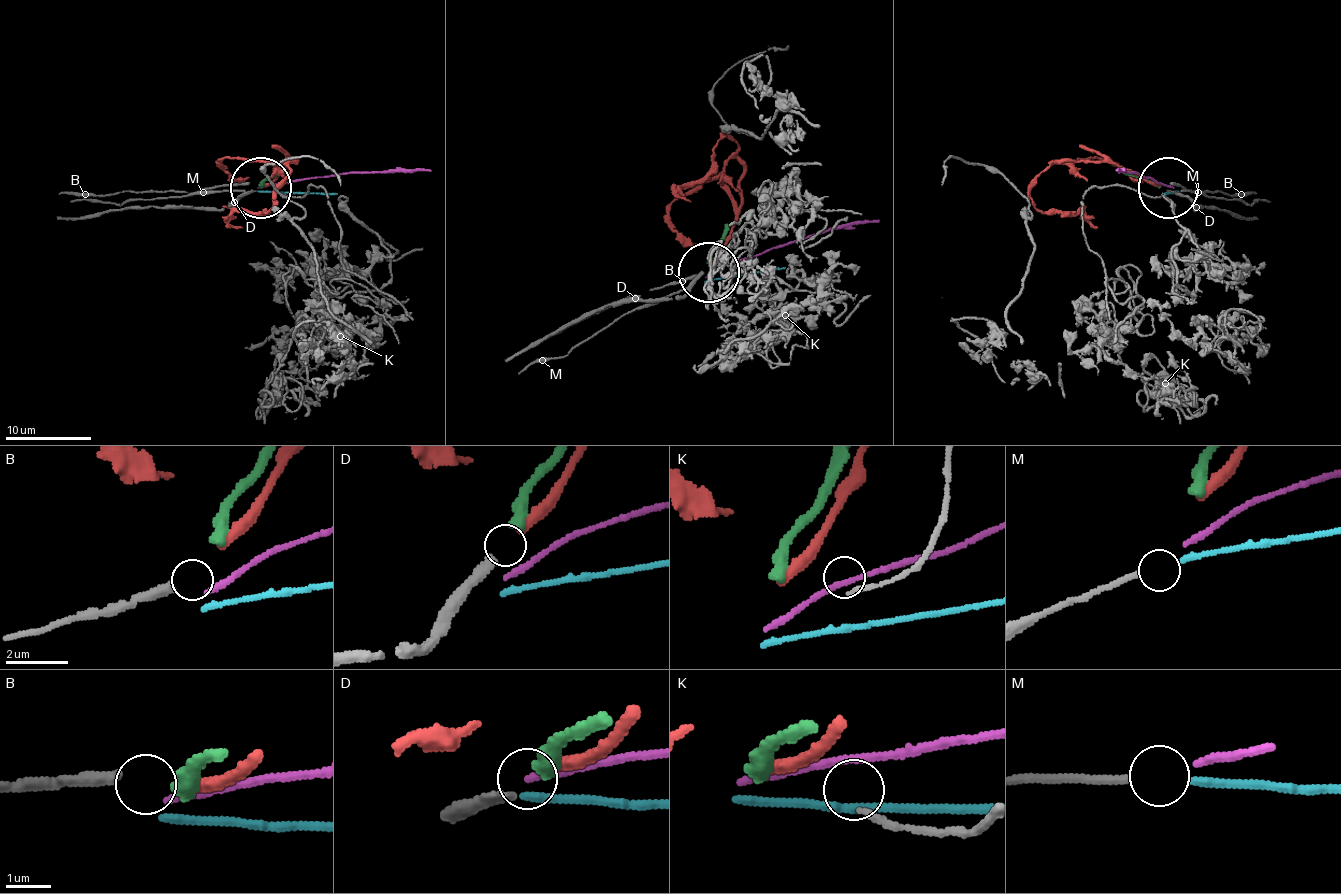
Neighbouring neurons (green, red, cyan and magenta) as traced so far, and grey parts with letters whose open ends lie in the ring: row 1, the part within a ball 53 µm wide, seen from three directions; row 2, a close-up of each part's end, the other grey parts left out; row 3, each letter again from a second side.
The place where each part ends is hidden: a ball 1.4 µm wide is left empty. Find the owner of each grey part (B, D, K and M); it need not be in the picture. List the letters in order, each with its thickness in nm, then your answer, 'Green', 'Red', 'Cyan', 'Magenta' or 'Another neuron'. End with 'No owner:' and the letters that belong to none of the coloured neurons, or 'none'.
B: Thickness 320 nm. Another neuron
D: Thickness 220 nm. Green
K: Thickness 150 nm. Another neuron
M: Thickness 180 nm. Cyan
No owner: B, K

